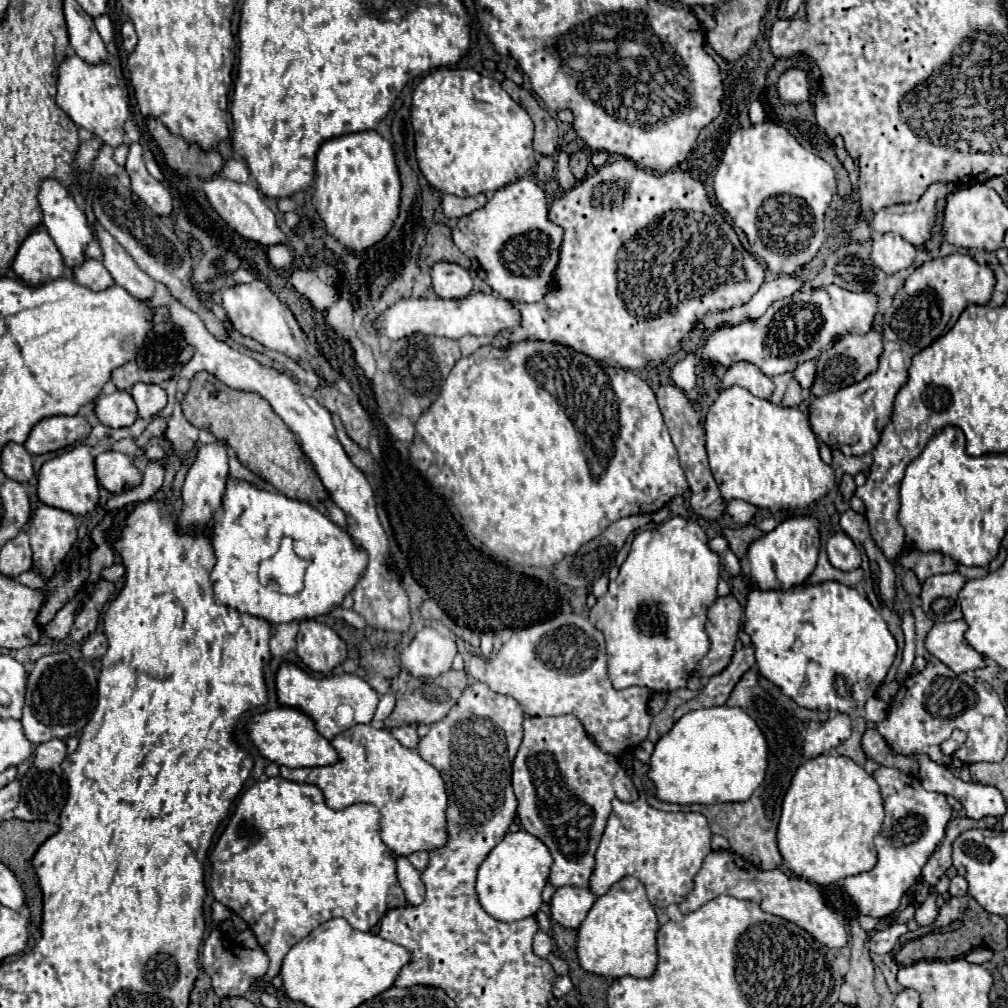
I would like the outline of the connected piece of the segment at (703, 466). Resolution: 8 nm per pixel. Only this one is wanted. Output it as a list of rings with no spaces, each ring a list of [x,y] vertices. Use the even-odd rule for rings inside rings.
[[[662,386],[656,392],[664,422],[668,426],[668,432],[672,436],[672,442],[680,456],[680,466],[686,474],[686,480],[690,484],[690,508],[696,510],[704,518],[718,518],[724,512],[724,502],[720,496],[720,490],[712,478],[712,472],[708,468],[706,460],[706,446],[704,446],[704,430],[700,426],[700,414],[692,406],[692,402],[686,398],[686,394],[676,386]]]

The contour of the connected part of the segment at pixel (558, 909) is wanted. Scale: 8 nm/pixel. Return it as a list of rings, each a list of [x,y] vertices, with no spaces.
[[[574,886],[556,888],[550,900],[550,916],[558,924],[576,930],[576,926],[580,926],[584,914],[588,914],[588,906],[592,906],[594,900],[596,896],[588,888]]]

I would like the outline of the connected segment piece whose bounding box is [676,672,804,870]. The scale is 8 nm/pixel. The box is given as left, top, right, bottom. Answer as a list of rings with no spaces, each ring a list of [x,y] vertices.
[[[746,672],[740,682],[734,686],[726,706],[742,708],[762,730],[768,742],[768,770],[764,782],[754,790],[754,794],[746,802],[728,802],[728,804],[712,804],[712,806],[676,806],[682,810],[700,812],[706,816],[714,834],[720,834],[728,840],[730,850],[740,854],[744,860],[760,866],[764,870],[778,868],[782,864],[780,850],[776,846],[776,826],[780,820],[782,798],[790,786],[790,780],[796,768],[804,762],[802,752],[802,736],[796,728],[796,718],[790,716],[766,690],[758,686],[758,676],[754,672]]]

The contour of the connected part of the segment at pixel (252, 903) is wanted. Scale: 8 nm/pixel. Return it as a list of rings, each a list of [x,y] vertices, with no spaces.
[[[280,776],[248,788],[238,804],[212,854],[212,894],[236,912],[256,934],[260,946],[270,958],[270,968],[258,982],[262,990],[278,972],[284,954],[328,918],[346,918],[352,928],[368,932],[382,916],[406,904],[404,892],[396,880],[396,858],[384,846],[378,832],[380,812],[372,804],[352,804],[342,810],[326,806],[322,790],[312,784],[296,784]]]

